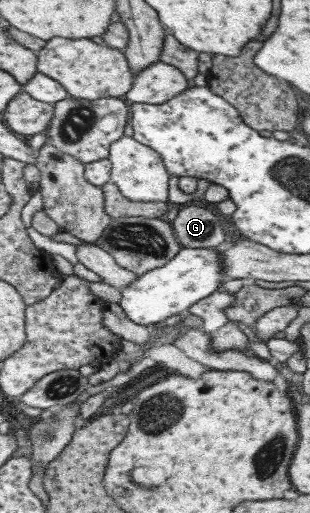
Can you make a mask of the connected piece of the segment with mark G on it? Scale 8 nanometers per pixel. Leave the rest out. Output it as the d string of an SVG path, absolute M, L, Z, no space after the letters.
M186 204L179 207L175 218L171 221L171 228L181 248L214 249L225 239L226 229L219 224L219 219L218 213L210 212L207 207Z

